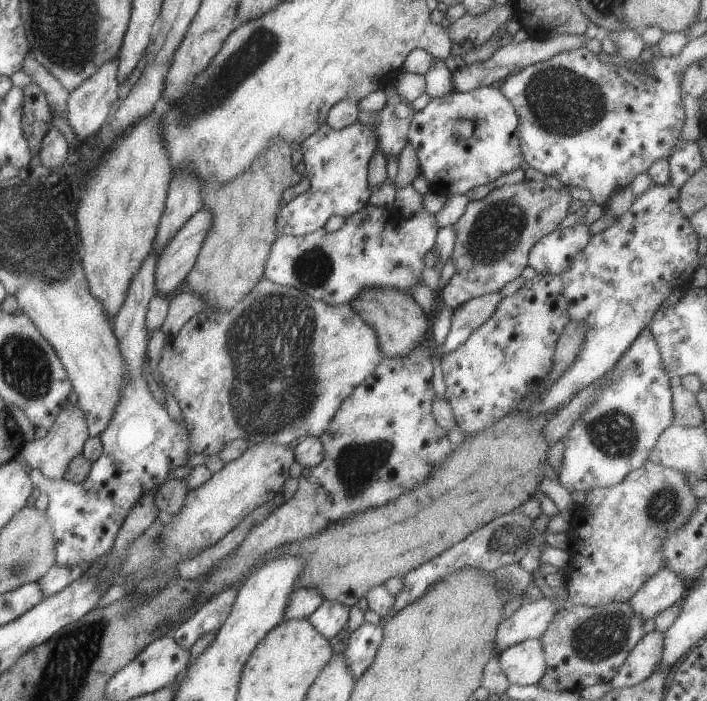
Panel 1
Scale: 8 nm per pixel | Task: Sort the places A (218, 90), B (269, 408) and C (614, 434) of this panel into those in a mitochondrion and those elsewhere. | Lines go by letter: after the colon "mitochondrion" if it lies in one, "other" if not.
A: mitochondrion
B: mitochondrion
C: mitochondrion

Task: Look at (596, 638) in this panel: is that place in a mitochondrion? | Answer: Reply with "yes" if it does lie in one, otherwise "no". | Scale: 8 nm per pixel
yes

